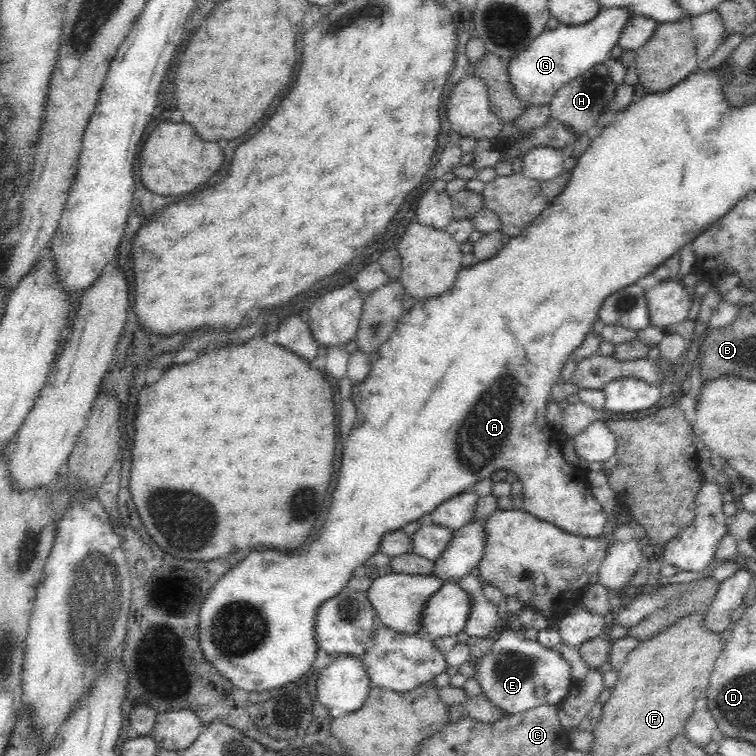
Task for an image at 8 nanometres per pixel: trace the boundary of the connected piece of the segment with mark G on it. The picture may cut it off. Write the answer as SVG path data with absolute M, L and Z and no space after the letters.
M626 6L604 8L596 18L582 25L560 23L554 30L540 34L528 51L522 51L509 64L509 74L516 87L516 93L528 106L538 103L550 103L554 93L572 78L590 70L598 63L604 63L612 48L619 42L624 26L633 12Z

